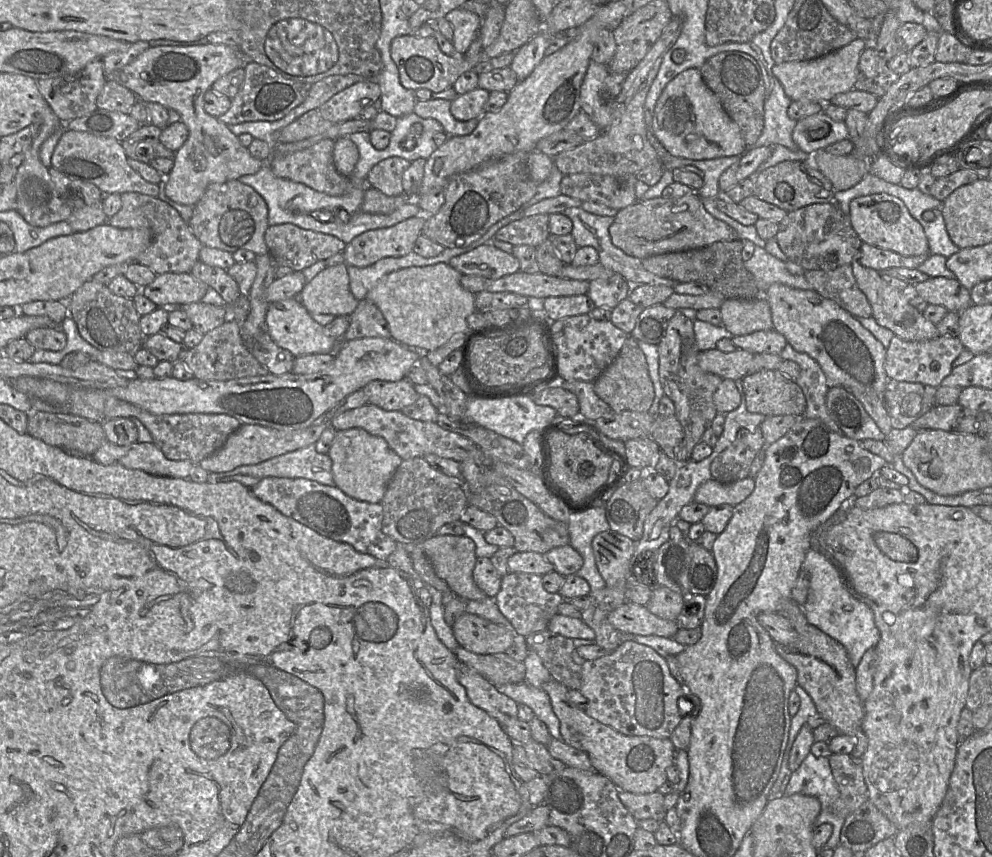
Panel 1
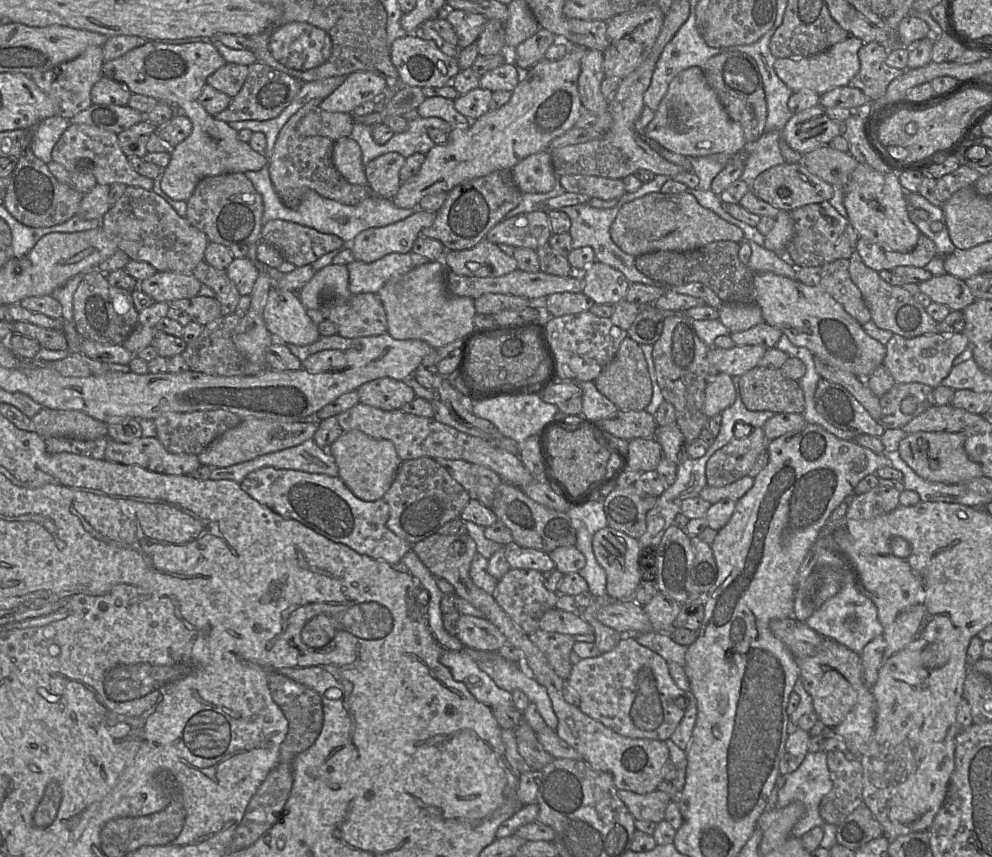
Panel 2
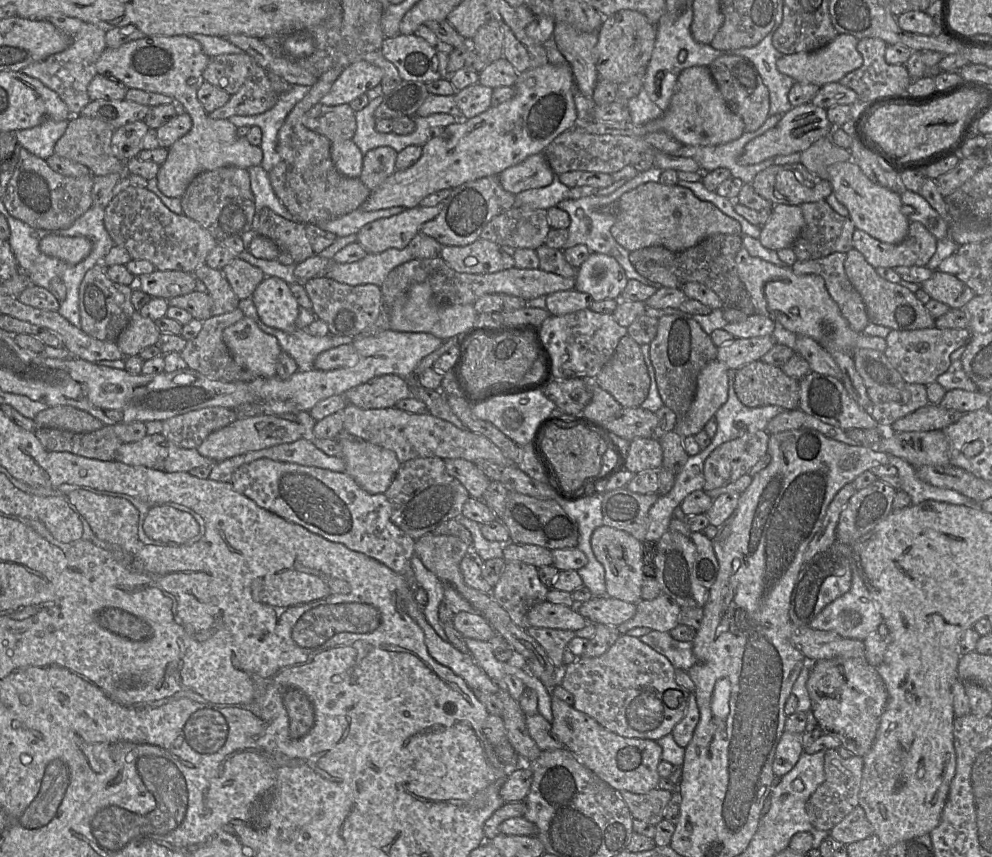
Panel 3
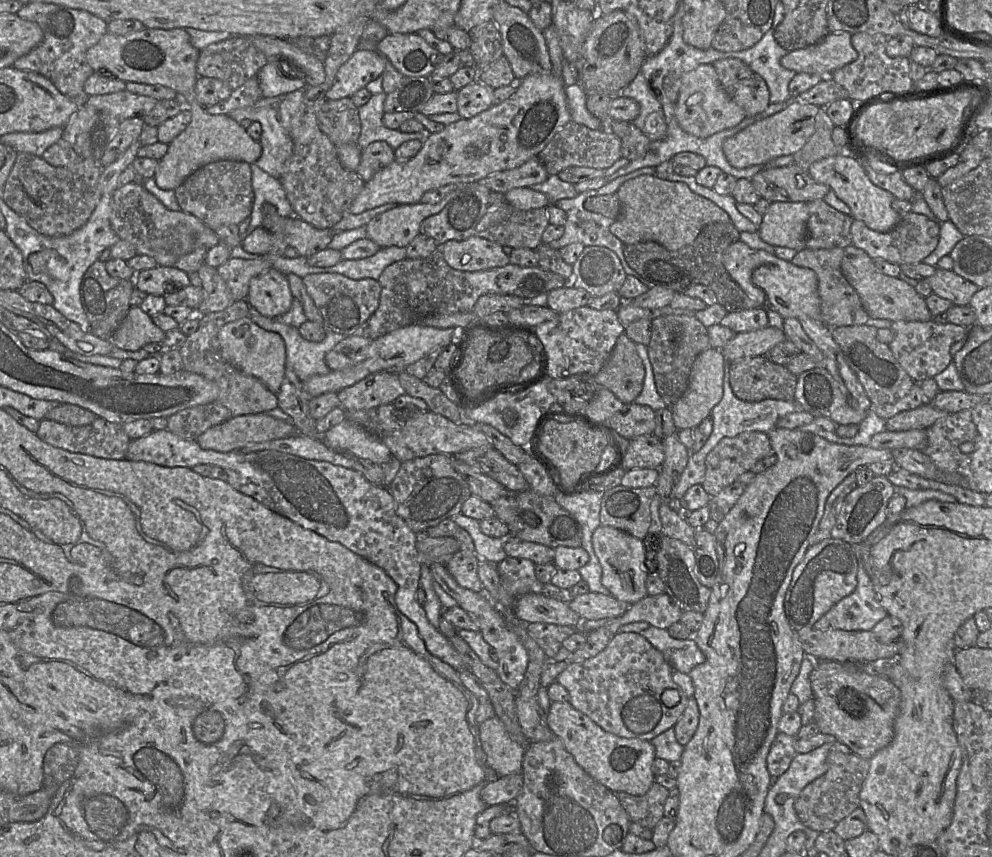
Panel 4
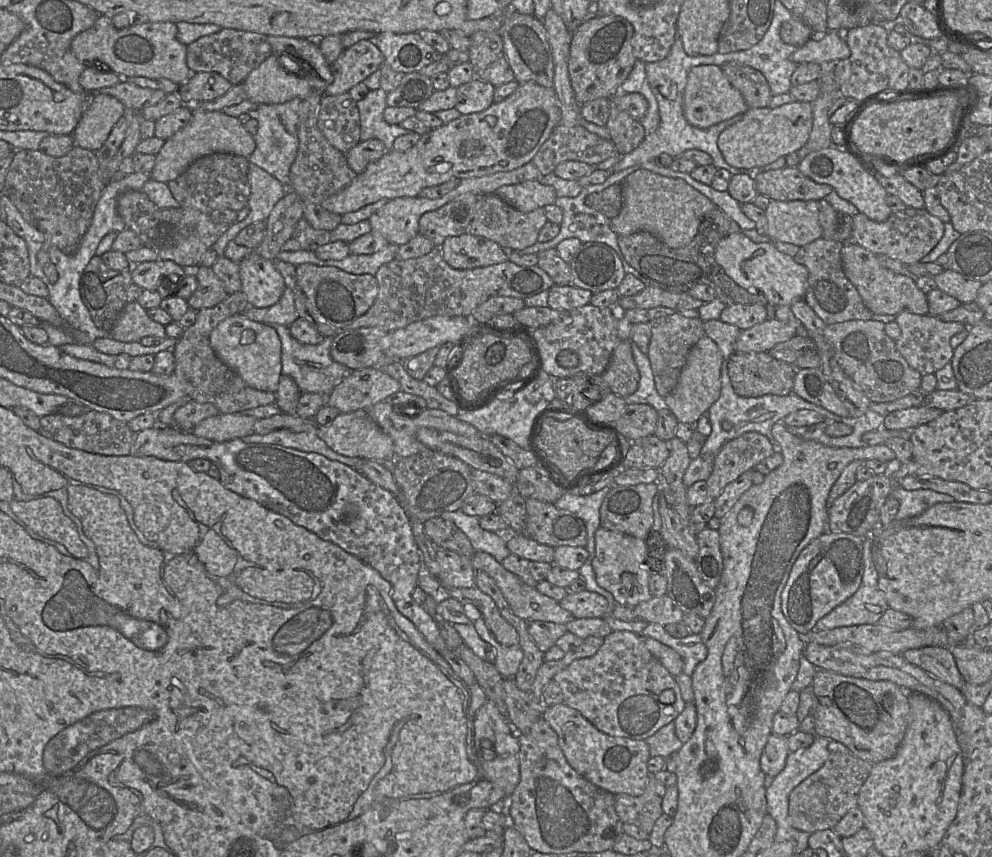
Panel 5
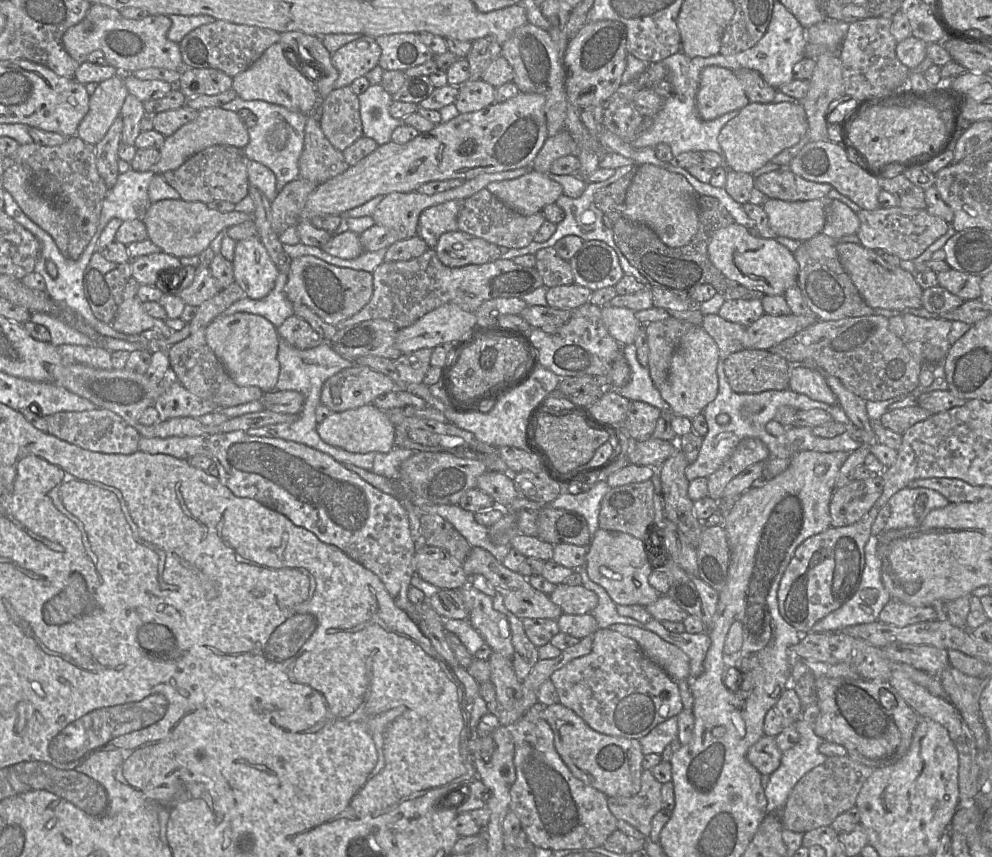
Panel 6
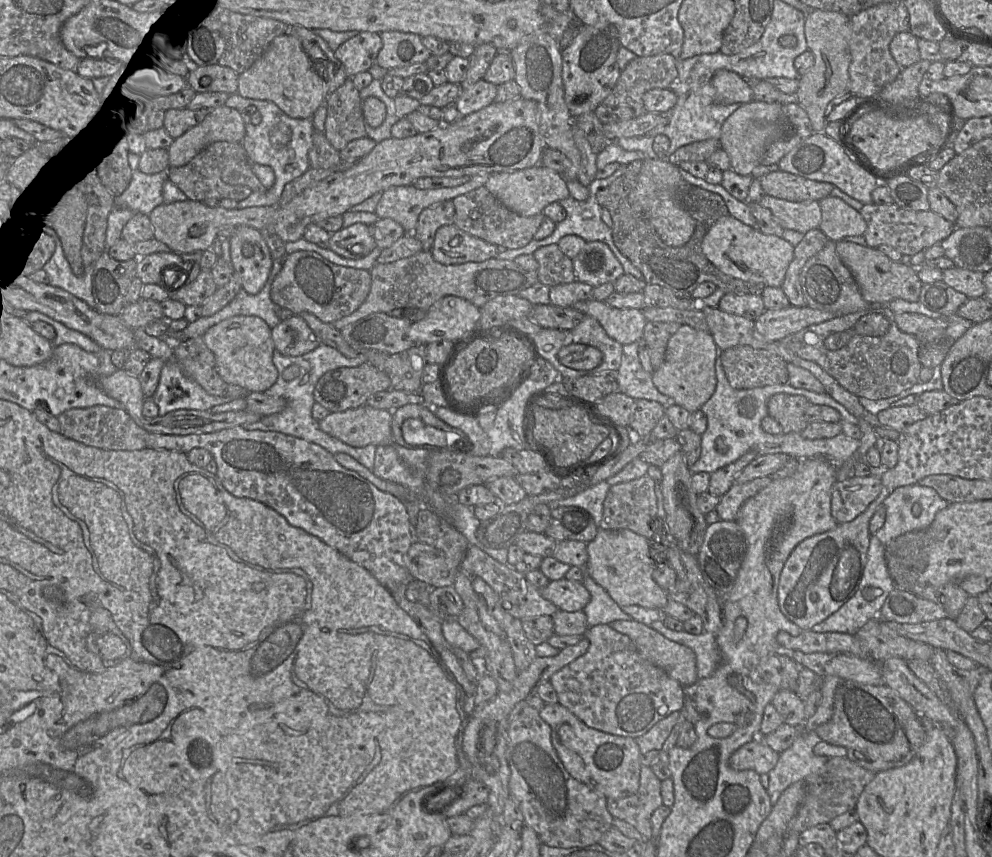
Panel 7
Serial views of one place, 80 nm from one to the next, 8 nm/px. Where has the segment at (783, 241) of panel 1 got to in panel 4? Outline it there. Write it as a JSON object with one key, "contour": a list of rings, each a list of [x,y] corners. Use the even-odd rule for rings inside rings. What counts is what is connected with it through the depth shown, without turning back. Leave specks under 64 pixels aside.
{"contour":[[[824,199],[808,203],[809,219],[806,228],[806,248],[845,249],[852,244],[852,216],[836,210]]]}

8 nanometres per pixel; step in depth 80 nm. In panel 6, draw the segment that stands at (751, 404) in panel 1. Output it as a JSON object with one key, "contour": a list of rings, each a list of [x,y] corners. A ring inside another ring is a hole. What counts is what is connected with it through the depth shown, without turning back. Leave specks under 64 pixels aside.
{"contour":[[[743,349],[724,360],[725,375],[732,390],[747,394],[788,389],[792,366],[770,350]]]}

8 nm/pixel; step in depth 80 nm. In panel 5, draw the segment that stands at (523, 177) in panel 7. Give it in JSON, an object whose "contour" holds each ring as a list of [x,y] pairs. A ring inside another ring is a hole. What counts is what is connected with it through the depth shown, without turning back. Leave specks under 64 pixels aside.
{"contour":[[[531,180],[499,187],[495,193],[506,203],[521,212],[531,212],[553,204],[557,198],[555,189],[539,180]]]}

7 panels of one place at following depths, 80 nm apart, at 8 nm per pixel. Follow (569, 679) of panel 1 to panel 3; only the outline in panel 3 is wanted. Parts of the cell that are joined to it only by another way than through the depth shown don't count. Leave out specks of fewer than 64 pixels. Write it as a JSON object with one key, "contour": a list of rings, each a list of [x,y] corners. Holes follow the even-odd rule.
{"contour":[[[530,626],[527,632],[543,647],[554,666],[564,669],[563,654],[568,643],[576,637],[575,631]]]}

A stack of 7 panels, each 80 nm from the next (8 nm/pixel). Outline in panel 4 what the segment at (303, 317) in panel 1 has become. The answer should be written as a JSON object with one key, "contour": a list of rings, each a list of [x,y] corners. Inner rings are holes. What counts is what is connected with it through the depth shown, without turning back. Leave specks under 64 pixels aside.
{"contour":[[[272,267],[250,280],[246,300],[262,316],[273,319],[285,314],[293,299],[286,275]]]}

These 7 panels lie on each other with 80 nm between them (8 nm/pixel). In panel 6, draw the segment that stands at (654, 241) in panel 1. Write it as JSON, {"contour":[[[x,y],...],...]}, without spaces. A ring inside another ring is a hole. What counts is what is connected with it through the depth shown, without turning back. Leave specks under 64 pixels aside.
{"contour":[[[642,164],[636,168],[628,188],[623,217],[648,225],[667,246],[682,247],[692,240],[699,228],[698,195],[683,175]]]}

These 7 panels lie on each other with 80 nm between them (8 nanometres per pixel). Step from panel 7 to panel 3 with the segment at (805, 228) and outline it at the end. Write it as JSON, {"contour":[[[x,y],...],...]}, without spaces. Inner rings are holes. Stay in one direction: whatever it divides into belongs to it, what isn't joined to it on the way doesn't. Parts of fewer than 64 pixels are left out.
{"contour":[[[777,204],[767,223],[761,227],[759,240],[771,250],[792,247],[804,226],[804,217],[798,205]]]}

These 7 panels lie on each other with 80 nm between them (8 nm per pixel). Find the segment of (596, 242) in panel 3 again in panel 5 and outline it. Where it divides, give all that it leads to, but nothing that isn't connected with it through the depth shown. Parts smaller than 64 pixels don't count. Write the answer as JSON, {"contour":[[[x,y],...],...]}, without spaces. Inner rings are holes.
{"contour":[[[634,165],[620,172],[613,173],[609,176],[608,179],[606,179],[605,182],[601,184],[590,185],[590,186],[584,187],[582,191],[580,192],[580,194],[576,197],[557,197],[554,204],[560,207],[563,211],[563,220],[562,220],[562,223],[560,224],[559,234],[554,239],[548,242],[536,242],[535,244],[529,247],[526,247],[525,249],[518,250],[518,253],[521,255],[523,254],[536,254],[537,255],[540,252],[547,249],[551,249],[551,248],[556,249],[556,246],[561,241],[568,238],[577,238],[582,242],[582,244],[588,243],[588,242],[604,243],[615,250],[620,261],[622,262],[622,265],[626,274],[631,274],[635,276],[637,279],[639,279],[640,281],[642,281],[645,284],[645,286],[650,286],[649,281],[645,277],[643,277],[637,270],[631,267],[626,261],[618,244],[618,235],[615,232],[613,232],[612,229],[610,228],[611,219],[608,219],[602,213],[586,205],[586,198],[588,196],[590,196],[593,193],[600,192],[613,184],[621,182],[622,180],[624,180],[626,177],[628,177],[630,174],[632,174],[638,169],[640,169],[640,165]]]}

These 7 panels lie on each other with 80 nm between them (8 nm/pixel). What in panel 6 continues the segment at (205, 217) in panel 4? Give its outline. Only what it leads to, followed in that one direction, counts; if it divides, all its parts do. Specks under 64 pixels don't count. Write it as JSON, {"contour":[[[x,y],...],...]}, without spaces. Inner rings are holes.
{"contour":[[[215,145],[192,155],[179,168],[161,176],[184,201],[201,202],[205,205],[214,201],[237,204],[248,195],[248,161],[243,149],[230,145]]]}

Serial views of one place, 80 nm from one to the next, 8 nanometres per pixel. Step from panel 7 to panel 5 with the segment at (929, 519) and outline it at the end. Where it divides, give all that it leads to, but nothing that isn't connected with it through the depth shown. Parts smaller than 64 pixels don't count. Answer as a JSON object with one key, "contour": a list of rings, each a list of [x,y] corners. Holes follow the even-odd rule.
{"contour":[[[893,487],[890,495],[900,503],[895,520],[918,516],[937,503],[950,503],[955,501],[948,494],[929,489],[906,490],[901,487]]]}

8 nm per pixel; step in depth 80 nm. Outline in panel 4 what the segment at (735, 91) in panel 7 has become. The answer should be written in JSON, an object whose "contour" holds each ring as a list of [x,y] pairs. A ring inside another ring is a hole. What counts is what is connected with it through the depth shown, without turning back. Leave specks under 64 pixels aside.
{"contour":[[[712,64],[699,65],[682,75],[674,114],[685,132],[699,138],[733,128],[747,117],[745,111],[723,89]]]}

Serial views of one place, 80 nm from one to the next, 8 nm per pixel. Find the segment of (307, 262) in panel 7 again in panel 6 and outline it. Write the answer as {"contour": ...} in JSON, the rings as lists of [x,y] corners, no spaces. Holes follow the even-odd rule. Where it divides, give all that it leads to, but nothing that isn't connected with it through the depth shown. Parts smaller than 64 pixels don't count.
{"contour":[[[301,256],[291,260],[284,291],[293,304],[308,307],[324,322],[336,325],[358,313],[373,295],[372,273],[337,267],[314,256]]]}

